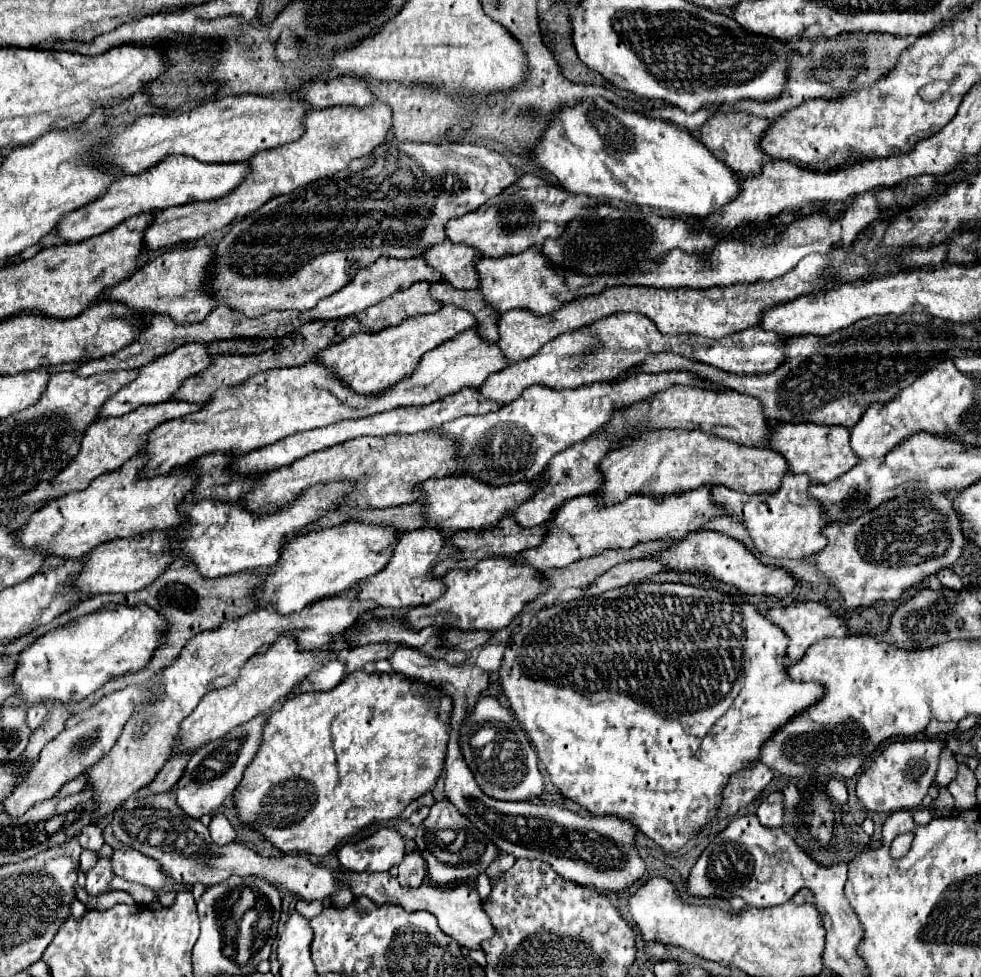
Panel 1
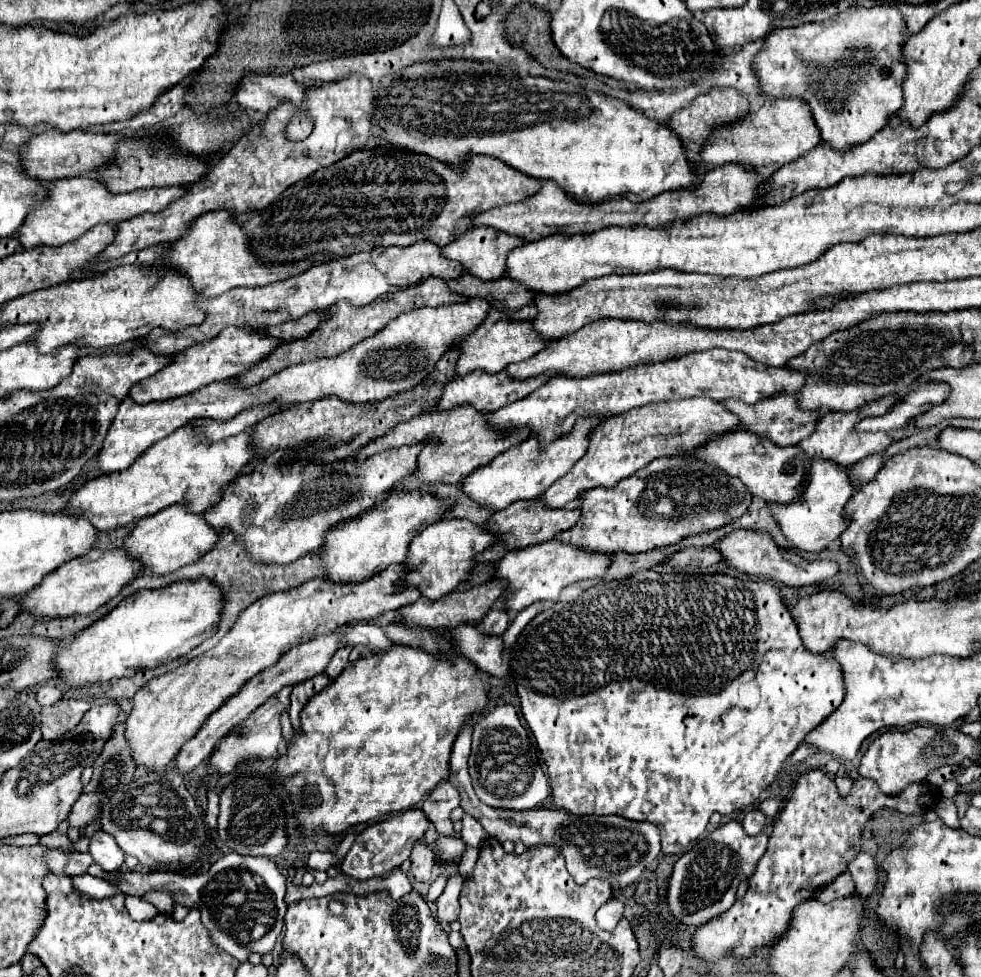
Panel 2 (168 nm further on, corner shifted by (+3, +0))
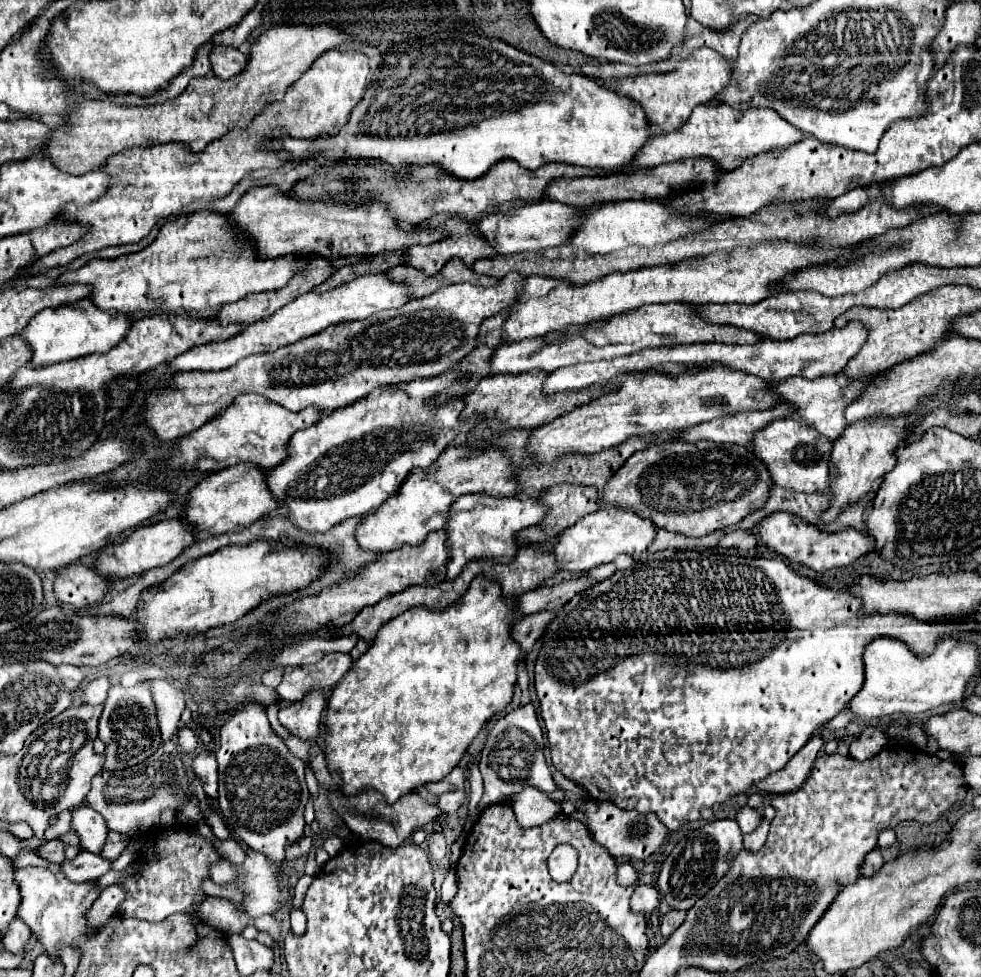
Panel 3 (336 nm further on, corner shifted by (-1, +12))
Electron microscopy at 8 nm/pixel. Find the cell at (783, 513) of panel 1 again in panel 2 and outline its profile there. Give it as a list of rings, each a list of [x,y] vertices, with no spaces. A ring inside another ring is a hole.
[[[812,463],[810,469],[806,471],[804,491],[788,505],[772,503],[768,507],[782,535],[788,539],[790,549],[798,553],[812,553],[824,551],[844,531],[846,521],[842,519],[842,511],[852,493],[854,489],[846,479],[844,467],[830,467],[830,463]]]

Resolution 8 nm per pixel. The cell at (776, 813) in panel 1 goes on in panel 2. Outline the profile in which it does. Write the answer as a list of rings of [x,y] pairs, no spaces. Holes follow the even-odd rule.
[[[752,809],[752,811],[746,813],[742,825],[744,825],[744,831],[748,835],[758,835],[766,825],[766,815],[760,809]]]

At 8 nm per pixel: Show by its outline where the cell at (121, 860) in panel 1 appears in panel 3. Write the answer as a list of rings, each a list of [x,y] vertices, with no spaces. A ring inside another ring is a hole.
[[[80,805],[72,809],[72,823],[70,829],[78,835],[80,847],[90,853],[100,853],[106,841],[106,823],[98,811],[88,805]]]

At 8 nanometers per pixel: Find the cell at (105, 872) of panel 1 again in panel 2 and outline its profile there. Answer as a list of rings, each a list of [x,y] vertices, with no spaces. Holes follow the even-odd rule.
[[[72,853],[68,857],[68,865],[66,865],[66,873],[68,875],[84,875],[88,873],[88,867],[92,865],[92,857],[90,853]]]

